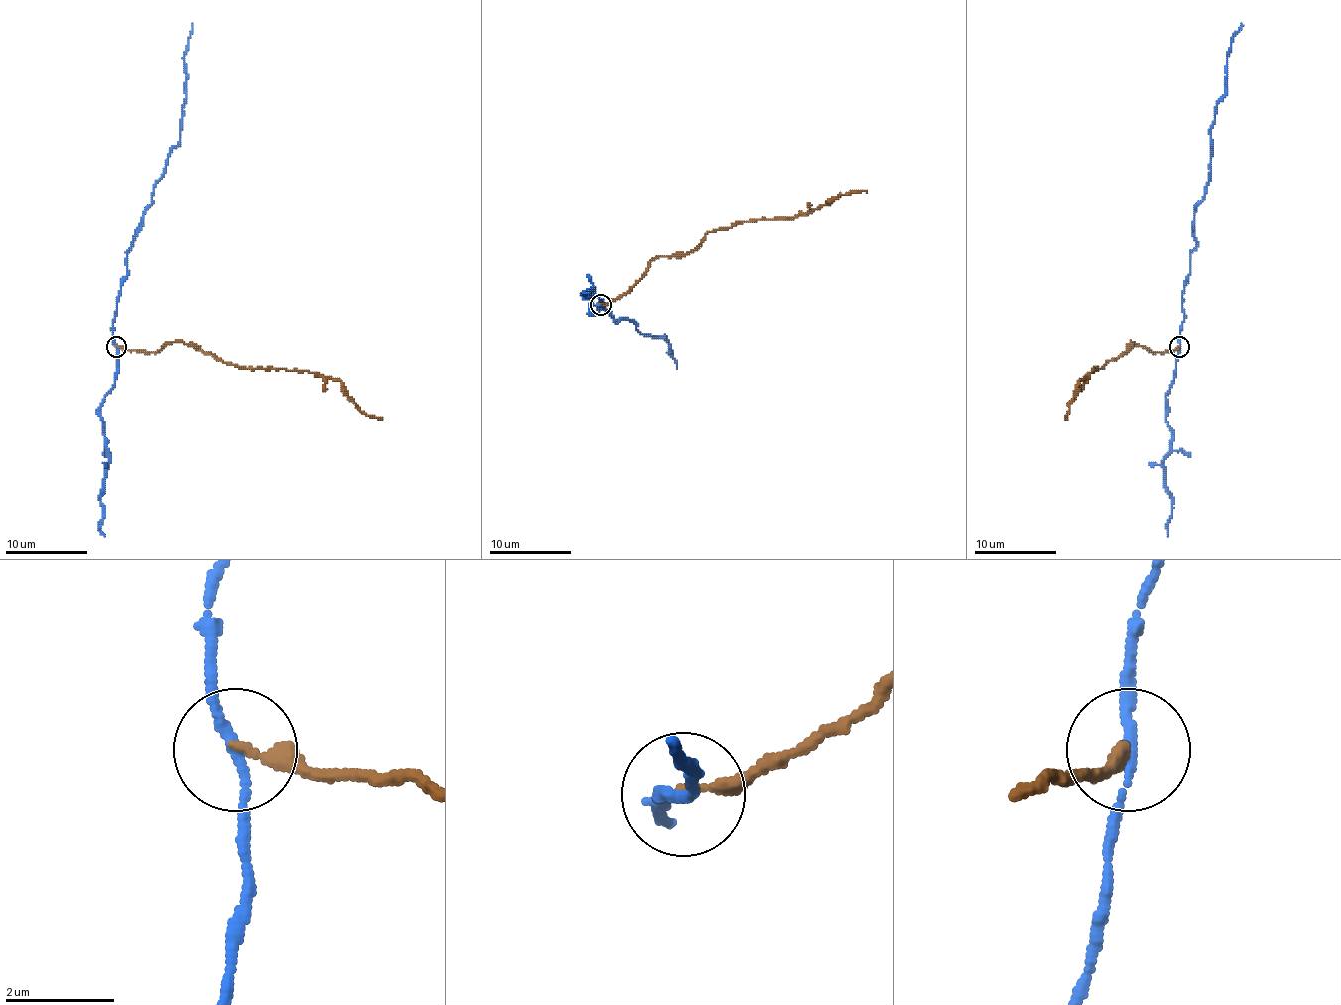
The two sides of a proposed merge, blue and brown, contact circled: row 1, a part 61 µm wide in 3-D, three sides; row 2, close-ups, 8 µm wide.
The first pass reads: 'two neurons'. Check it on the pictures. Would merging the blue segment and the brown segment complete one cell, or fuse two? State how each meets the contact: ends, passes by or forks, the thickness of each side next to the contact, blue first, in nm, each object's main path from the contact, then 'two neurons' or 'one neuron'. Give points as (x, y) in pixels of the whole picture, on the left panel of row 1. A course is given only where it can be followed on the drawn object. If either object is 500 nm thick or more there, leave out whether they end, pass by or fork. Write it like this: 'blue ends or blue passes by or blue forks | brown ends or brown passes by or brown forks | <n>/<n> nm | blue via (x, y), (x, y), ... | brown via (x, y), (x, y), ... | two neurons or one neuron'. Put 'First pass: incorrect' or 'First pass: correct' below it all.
blue passes by | brown ends | 170/200 nm | blue via (116, 346), (112, 321), (127, 274), (127, 250), (167, 154), (180, 142), (184, 52), (192, 23) | brown via (116, 346), (157, 352), (176, 342), (239, 366), (308, 370), (337, 379), (355, 405), (382, 420) | two neurons
First pass: correct

